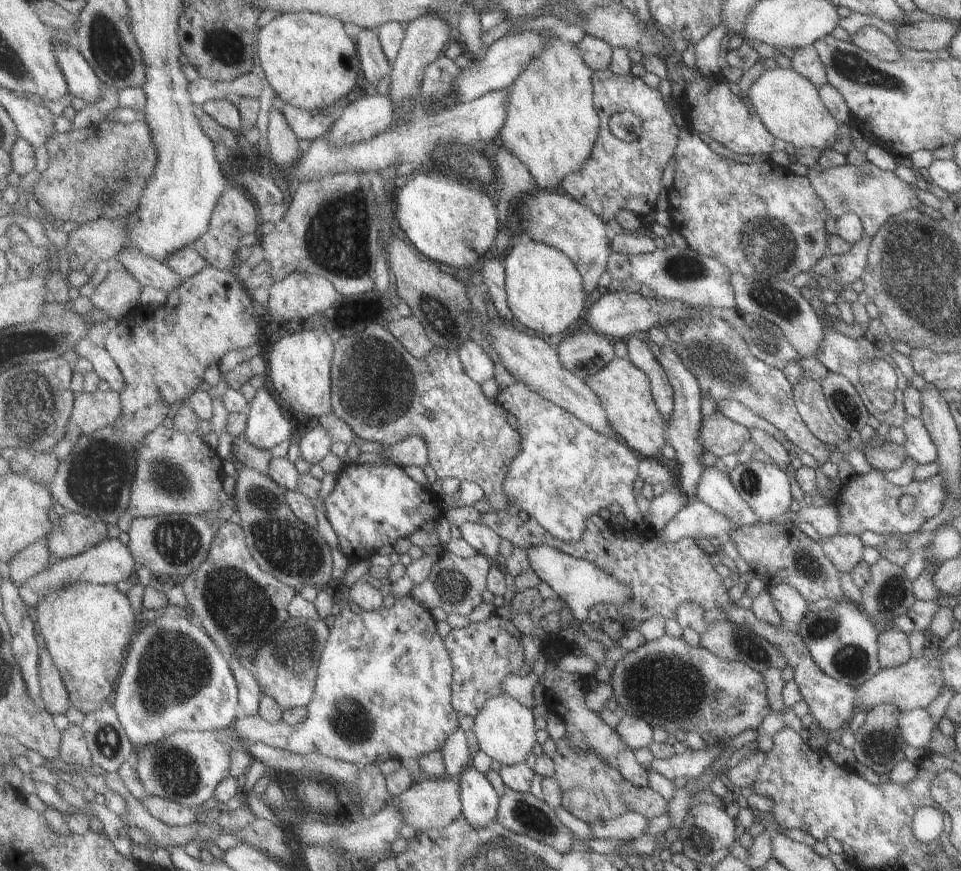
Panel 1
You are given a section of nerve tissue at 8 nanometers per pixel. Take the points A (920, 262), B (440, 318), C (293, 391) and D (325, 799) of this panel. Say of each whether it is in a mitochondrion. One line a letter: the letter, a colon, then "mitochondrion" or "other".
A: mitochondrion
B: mitochondrion
C: other
D: mitochondrion

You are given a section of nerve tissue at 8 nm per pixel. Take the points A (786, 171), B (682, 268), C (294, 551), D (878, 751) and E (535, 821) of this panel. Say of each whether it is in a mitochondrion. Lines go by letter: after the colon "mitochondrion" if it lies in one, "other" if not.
A: other
B: mitochondrion
C: mitochondrion
D: mitochondrion
E: mitochondrion

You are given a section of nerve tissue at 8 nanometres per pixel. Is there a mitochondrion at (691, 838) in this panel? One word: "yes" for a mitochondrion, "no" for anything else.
no

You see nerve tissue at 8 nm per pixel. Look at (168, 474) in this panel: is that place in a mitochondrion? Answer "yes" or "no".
yes

